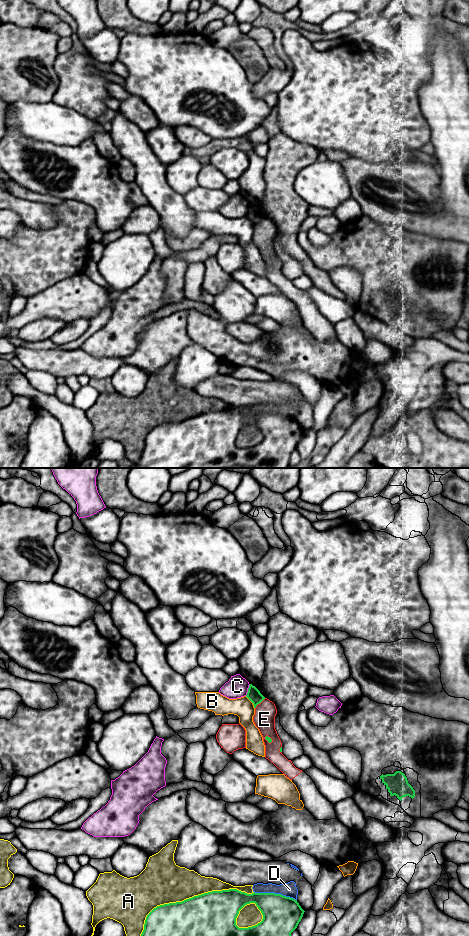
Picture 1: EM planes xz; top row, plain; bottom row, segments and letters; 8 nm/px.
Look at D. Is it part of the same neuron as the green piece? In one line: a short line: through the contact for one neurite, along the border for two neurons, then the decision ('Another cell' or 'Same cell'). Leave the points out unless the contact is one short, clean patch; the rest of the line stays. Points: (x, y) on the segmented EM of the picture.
Line: xz (254, 891), (280, 893), (296, 900). Another cell

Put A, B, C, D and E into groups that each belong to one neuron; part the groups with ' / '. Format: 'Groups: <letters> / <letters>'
Groups: A D / B / C / E

